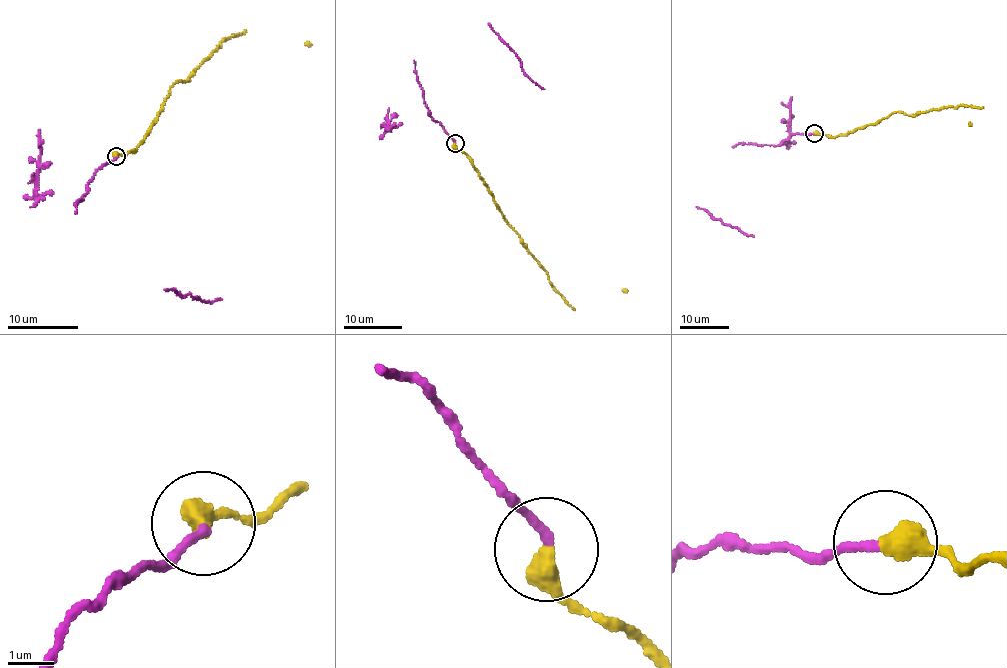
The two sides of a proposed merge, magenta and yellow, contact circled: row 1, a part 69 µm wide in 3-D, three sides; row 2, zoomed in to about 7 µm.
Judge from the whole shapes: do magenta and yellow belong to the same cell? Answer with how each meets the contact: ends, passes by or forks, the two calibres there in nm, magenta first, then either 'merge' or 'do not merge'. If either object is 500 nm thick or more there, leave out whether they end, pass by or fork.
magenta ends; yellow ends; calibres 180 and 480 nm; do not merge

